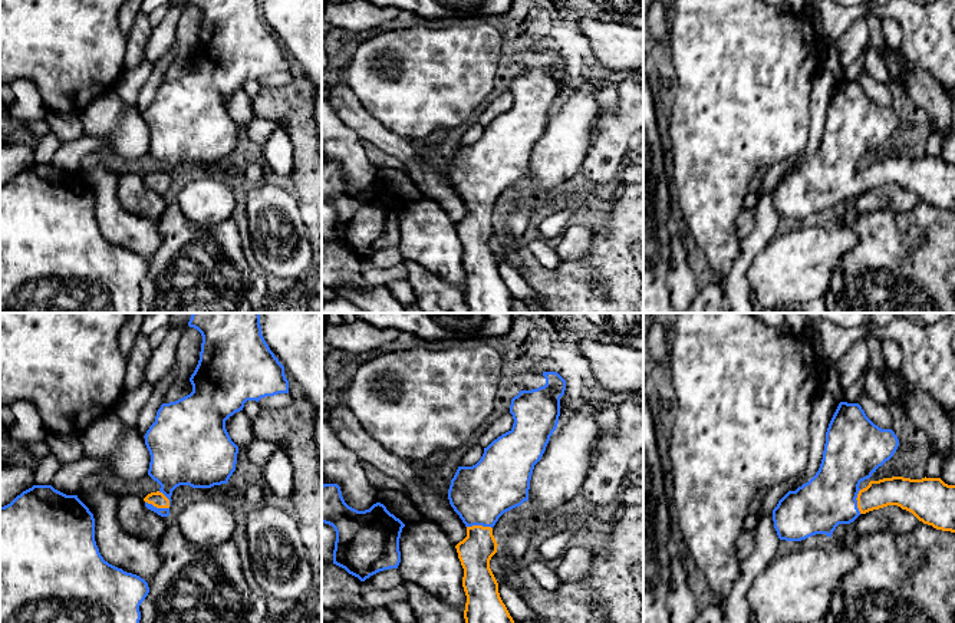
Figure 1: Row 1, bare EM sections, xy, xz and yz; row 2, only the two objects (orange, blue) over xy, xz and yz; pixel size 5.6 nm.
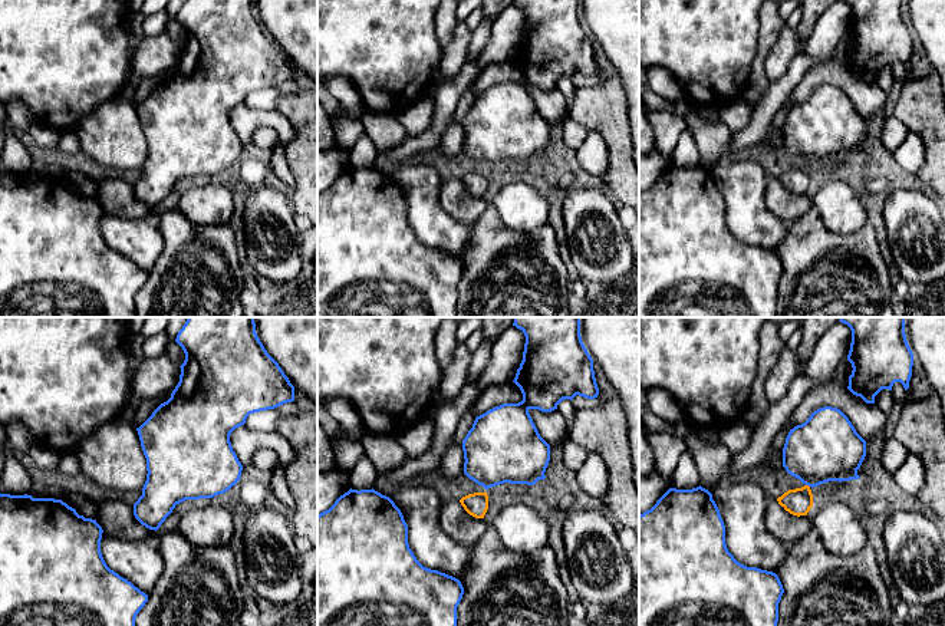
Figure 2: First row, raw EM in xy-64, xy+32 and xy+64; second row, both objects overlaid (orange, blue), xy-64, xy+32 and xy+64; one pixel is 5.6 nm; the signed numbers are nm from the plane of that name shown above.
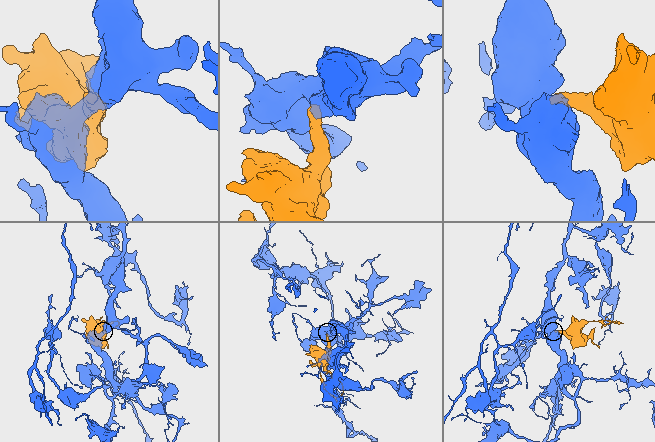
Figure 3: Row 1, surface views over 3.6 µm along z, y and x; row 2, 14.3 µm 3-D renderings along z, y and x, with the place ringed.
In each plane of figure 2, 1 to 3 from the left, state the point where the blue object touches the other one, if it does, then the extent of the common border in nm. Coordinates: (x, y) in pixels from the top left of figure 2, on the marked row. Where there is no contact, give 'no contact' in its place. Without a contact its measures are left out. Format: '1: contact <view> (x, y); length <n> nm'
1: no contact
2: no contact
3: contact xy+64 (807, 486); length 30 nm

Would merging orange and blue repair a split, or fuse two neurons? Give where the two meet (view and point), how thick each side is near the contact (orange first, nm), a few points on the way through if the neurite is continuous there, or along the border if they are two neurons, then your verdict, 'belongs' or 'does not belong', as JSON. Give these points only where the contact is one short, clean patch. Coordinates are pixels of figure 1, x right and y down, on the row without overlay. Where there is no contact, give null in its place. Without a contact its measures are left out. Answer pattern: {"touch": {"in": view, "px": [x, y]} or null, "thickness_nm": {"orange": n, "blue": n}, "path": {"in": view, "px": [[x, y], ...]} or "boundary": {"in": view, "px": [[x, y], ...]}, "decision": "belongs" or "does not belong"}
{"touch": {"in": "xy", "px": [158, 185]}, "thickness_nm": {"orange": 90, "blue": 50}, "path": {"in": "xy", "px": [[158, 178], [158, 185], [161, 190]]}, "decision": "belongs"}

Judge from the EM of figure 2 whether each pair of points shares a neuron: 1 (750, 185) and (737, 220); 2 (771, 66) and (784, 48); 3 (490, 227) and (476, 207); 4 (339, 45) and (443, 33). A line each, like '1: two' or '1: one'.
1: one
2: one
3: two
4: two

